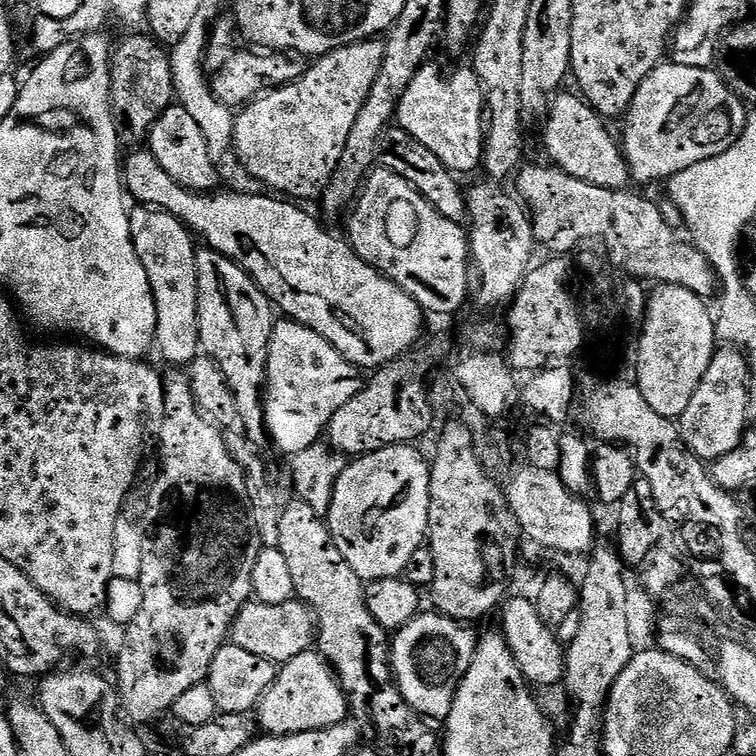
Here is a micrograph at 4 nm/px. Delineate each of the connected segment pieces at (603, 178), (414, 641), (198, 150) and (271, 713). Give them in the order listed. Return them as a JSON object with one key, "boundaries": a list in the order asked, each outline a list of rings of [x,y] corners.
{"boundaries":[[[[560,94],[551,101],[550,111],[547,113],[548,133],[544,136],[544,148],[548,151],[547,159],[557,168],[561,168],[566,174],[578,178],[582,182],[590,182],[594,186],[603,188],[622,188],[627,189],[630,184],[630,173],[628,162],[624,159],[621,145],[614,137],[608,133],[605,121],[599,112],[595,112],[579,95],[564,96]]],[[[435,610],[425,611],[391,637],[392,675],[412,709],[429,721],[447,721],[456,691],[468,673],[478,643],[465,625]]],[[[174,104],[171,108],[160,116],[158,122],[149,132],[148,148],[152,156],[178,182],[187,188],[189,192],[199,192],[208,194],[220,180],[220,172],[216,169],[217,161],[208,149],[205,135],[198,127],[198,122],[179,104]]],[[[309,650],[279,669],[276,683],[258,705],[258,724],[270,736],[322,731],[349,719],[348,704],[350,705],[349,697],[328,661],[319,651]]]]}

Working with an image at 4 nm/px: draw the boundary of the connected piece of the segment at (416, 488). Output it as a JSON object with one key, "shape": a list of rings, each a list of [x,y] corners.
{"shape":[[[395,444],[386,450],[371,452],[370,455],[361,456],[355,462],[349,463],[343,474],[336,480],[336,489],[332,492],[332,507],[326,513],[326,523],[330,534],[334,538],[334,546],[338,546],[338,550],[342,550],[342,558],[346,558],[346,562],[350,562],[350,570],[354,570],[354,574],[358,574],[361,580],[365,582],[395,580],[403,577],[407,573],[410,560],[414,558],[416,551],[425,547],[428,534],[428,515],[430,514],[430,478],[432,477],[432,470],[429,461],[427,459],[424,461],[423,454],[416,448],[419,447],[412,444]]]}

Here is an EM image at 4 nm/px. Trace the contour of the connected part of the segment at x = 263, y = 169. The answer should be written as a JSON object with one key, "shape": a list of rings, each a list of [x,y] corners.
{"shape":[[[377,38],[374,40],[363,40],[358,44],[351,44],[345,48],[339,48],[333,52],[328,53],[326,56],[319,57],[315,61],[314,68],[309,67],[304,75],[296,81],[295,84],[287,84],[282,88],[273,90],[260,97],[259,100],[253,100],[251,104],[247,105],[235,117],[236,125],[234,126],[234,134],[232,135],[232,148],[234,149],[234,156],[240,159],[240,164],[257,180],[260,184],[265,184],[265,189],[271,190],[273,193],[279,194],[284,198],[291,198],[296,202],[305,202],[304,200],[319,201],[327,190],[328,184],[331,182],[332,175],[335,174],[336,167],[342,162],[343,151],[346,150],[346,144],[350,138],[350,130],[354,130],[354,124],[358,122],[358,116],[364,109],[364,104],[368,100],[372,87],[376,79],[380,76],[384,62],[384,46],[385,41]]]}

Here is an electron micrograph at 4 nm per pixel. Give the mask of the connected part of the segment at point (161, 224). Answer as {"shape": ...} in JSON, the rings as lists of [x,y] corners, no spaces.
{"shape":[[[136,206],[130,212],[130,234],[134,250],[146,270],[156,307],[155,347],[172,363],[188,366],[201,351],[198,326],[197,241],[185,224],[159,208]]]}

